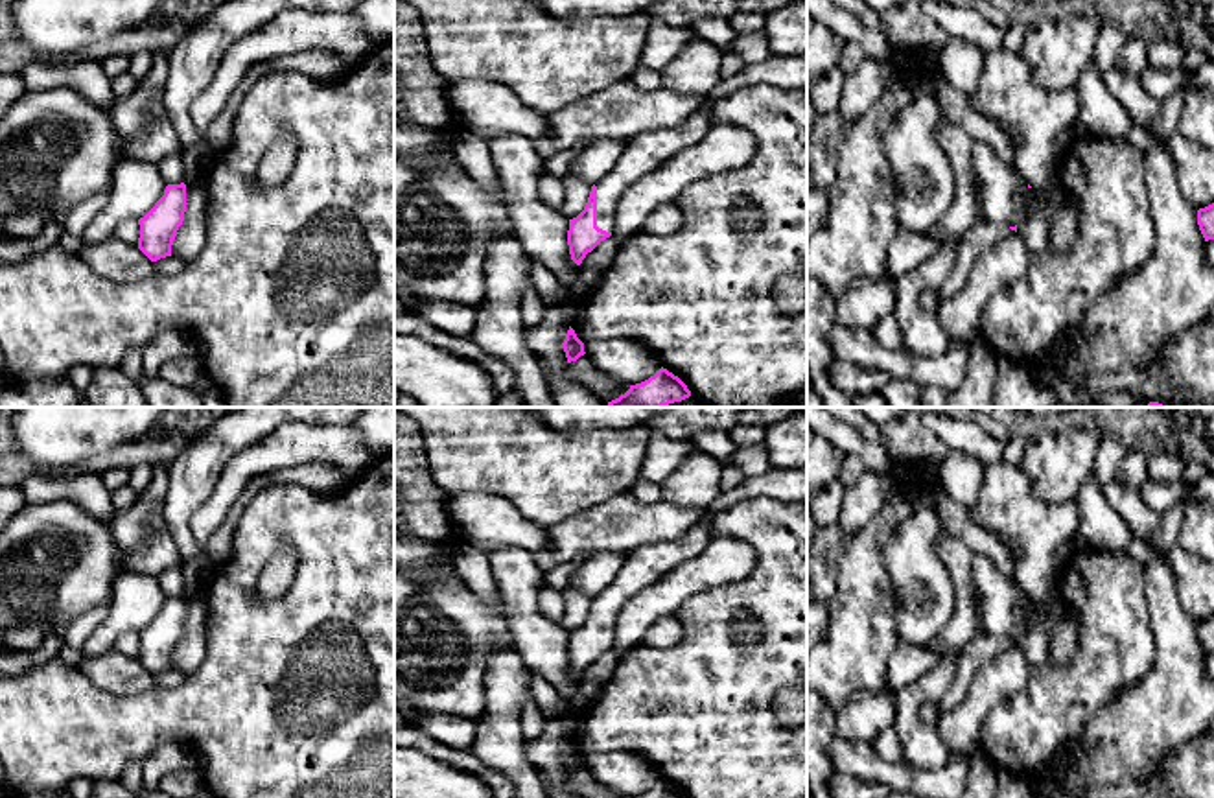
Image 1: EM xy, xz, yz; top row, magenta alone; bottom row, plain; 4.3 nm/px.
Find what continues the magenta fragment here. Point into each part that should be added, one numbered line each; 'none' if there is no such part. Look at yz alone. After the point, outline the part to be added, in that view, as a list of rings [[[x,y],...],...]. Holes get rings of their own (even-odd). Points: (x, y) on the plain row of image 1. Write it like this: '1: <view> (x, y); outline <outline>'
1: yz (1001, 601); outline [[[980,553],[973,557],[971,581],[978,593],[982,634],[1015,640],[1026,625],[1024,608],[1032,604],[1024,590]]]

